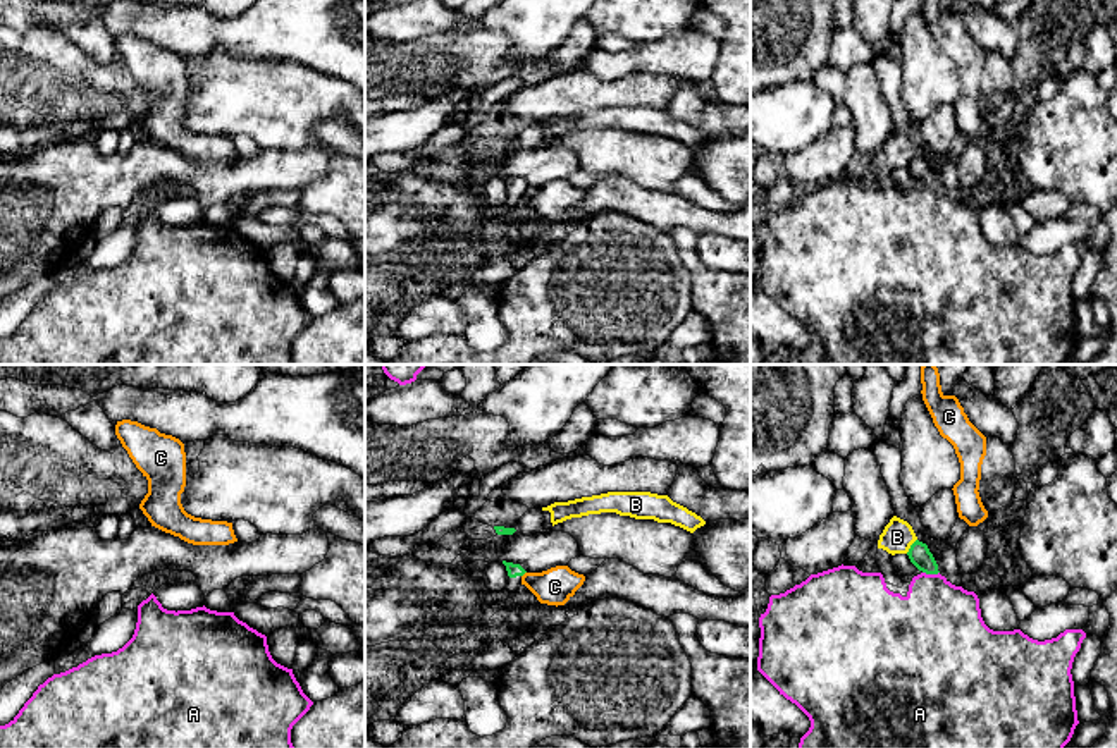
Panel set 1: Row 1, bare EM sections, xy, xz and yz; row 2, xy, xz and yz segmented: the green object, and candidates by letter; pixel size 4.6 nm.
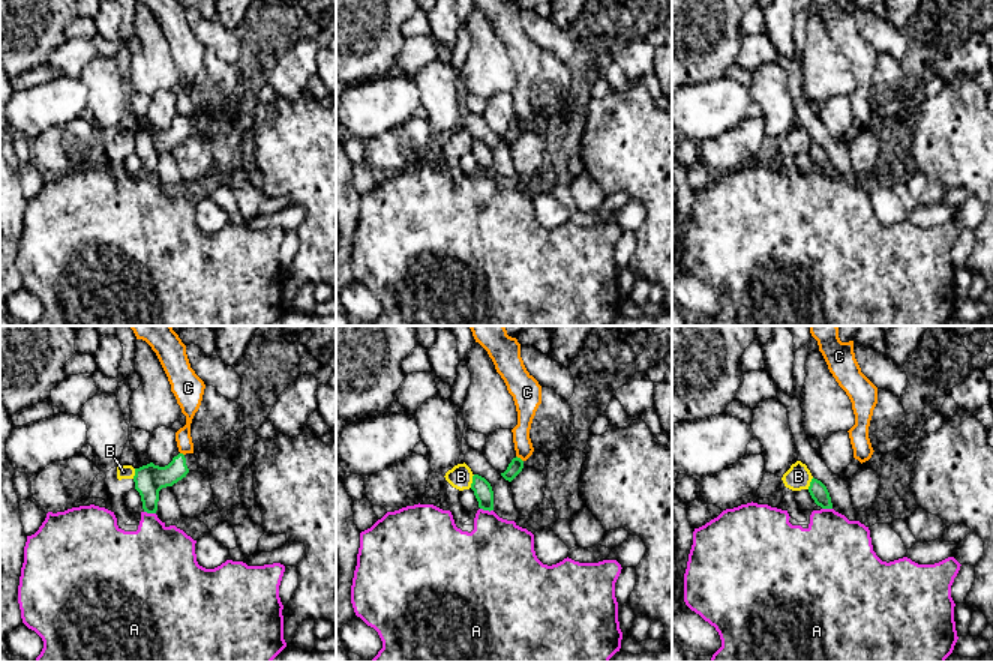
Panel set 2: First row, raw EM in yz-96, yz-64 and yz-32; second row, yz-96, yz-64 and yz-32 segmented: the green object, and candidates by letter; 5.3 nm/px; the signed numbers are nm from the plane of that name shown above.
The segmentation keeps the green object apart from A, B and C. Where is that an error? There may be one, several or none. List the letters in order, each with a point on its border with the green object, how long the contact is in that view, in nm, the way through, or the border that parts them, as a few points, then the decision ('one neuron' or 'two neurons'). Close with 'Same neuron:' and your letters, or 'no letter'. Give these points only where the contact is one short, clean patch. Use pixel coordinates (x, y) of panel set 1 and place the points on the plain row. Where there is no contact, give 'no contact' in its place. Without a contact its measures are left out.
A: meets green in yz at (931, 188); contact 80 nm long; border along yz (923, 186), (938, 188); two neurons
B: meets green in yz at (911, 160); contact 90 nm long; border along yz (916, 153), (906, 167); two neurons
C: meets green in xz at (524, 188); contact 40 nm long; border along xz (525, 186), (522, 191); two neurons
Same neuron: no letter

